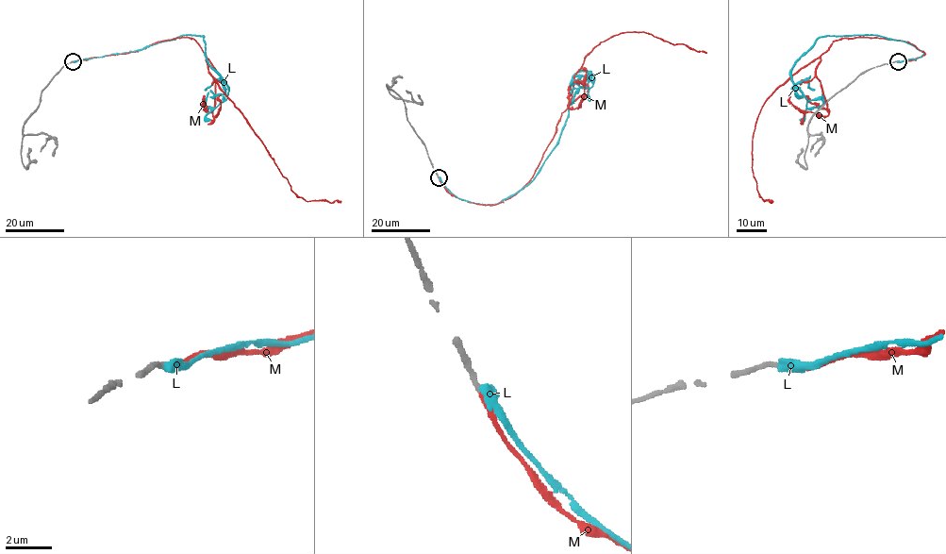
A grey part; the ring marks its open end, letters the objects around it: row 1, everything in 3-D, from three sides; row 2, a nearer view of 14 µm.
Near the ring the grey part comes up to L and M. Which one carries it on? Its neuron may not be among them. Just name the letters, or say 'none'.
M

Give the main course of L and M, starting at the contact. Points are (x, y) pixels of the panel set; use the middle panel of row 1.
L: (439, 177), (458, 198), (507, 199), (555, 145), (572, 77), (588, 71), (593, 84), (580, 88), (573, 103)
M: (439, 178), (451, 194), (482, 205), (515, 195), (553, 137), (584, 58), (612, 36), (645, 32), (706, 53)

